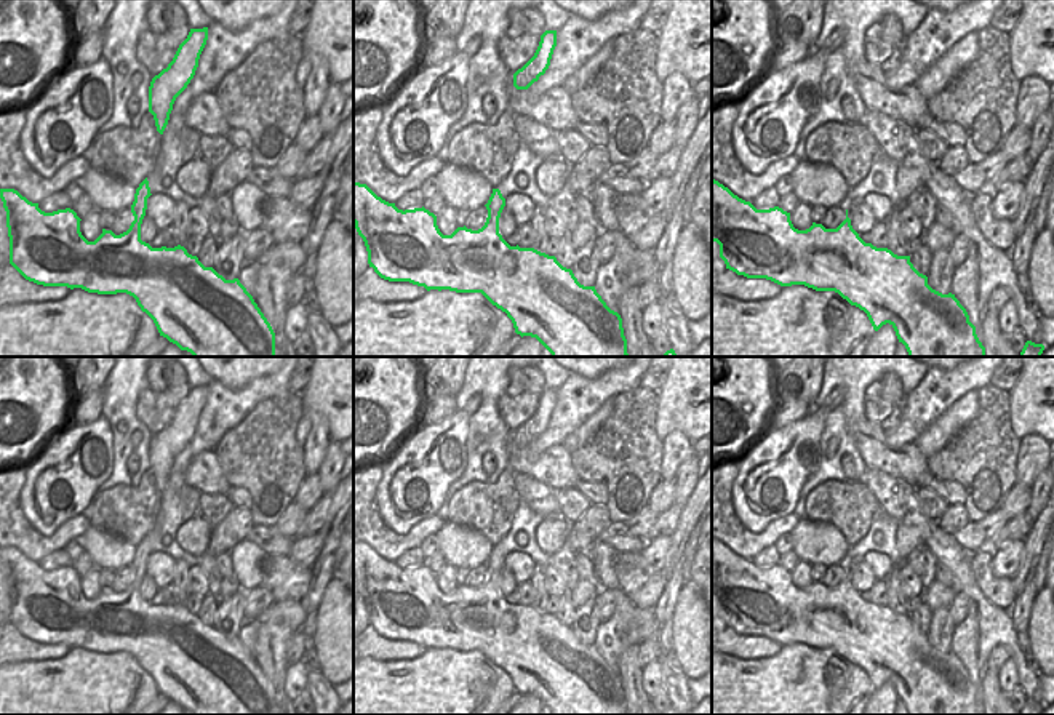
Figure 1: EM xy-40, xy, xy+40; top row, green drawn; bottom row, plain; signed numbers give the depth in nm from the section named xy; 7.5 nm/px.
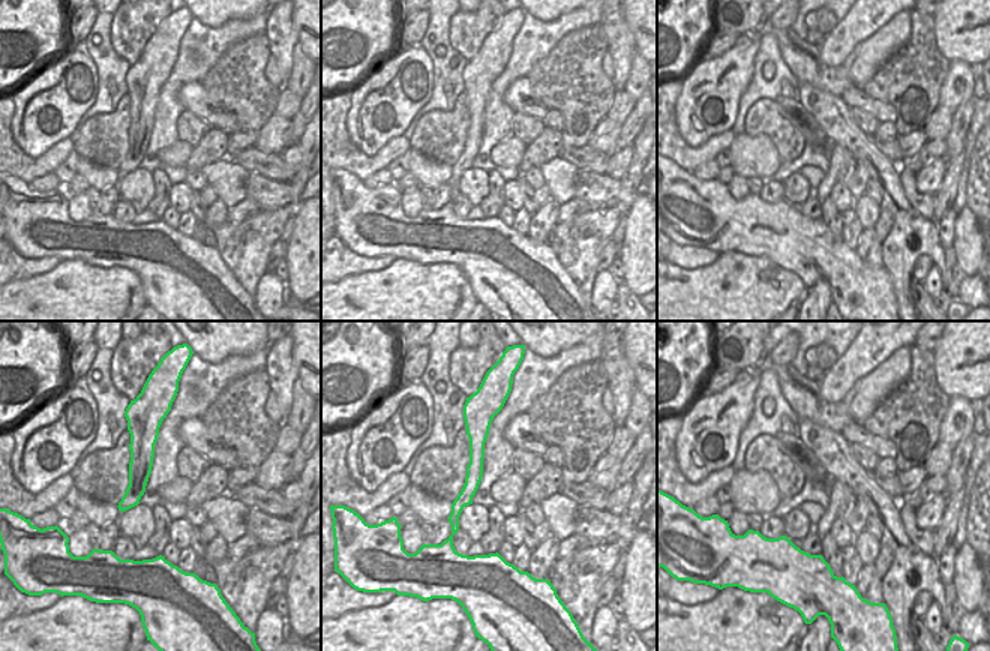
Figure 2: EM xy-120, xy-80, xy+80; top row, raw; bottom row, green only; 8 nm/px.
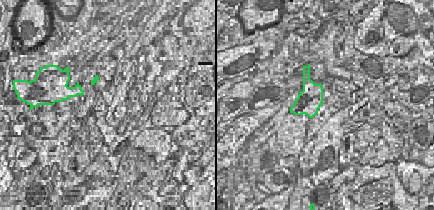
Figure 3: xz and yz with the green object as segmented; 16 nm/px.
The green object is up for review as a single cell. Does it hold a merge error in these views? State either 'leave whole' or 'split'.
leave whole

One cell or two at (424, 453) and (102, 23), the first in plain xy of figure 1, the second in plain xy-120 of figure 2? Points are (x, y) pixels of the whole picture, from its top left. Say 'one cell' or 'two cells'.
two cells

